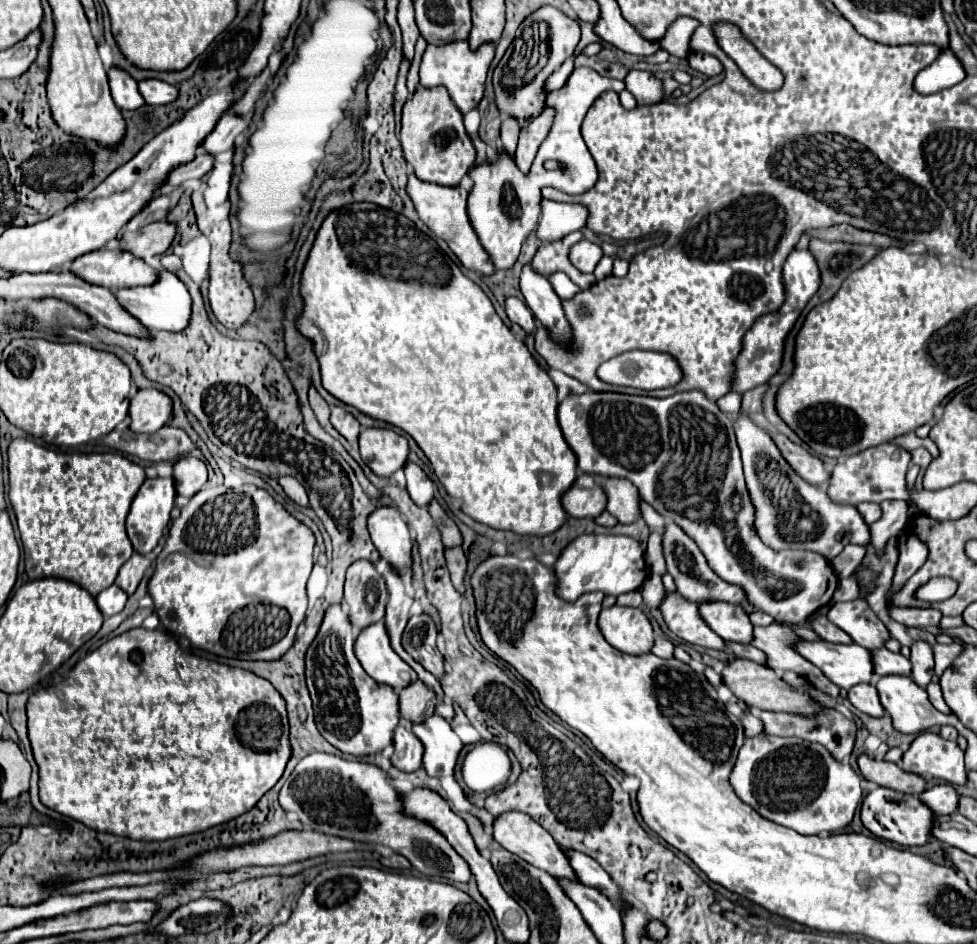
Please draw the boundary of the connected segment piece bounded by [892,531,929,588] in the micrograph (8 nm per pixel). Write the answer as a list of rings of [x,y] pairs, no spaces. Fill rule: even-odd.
[[[904,532],[900,538],[899,560],[897,564],[897,575],[894,578],[892,588],[900,588],[902,584],[911,578],[919,570],[928,558],[928,548],[915,535]]]

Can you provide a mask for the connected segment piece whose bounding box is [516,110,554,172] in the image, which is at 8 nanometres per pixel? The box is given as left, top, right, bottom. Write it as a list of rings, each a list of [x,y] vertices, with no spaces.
[[[546,110],[534,118],[526,128],[520,130],[518,148],[516,148],[516,166],[522,172],[528,172],[532,166],[532,160],[536,156],[536,150],[540,148],[542,140],[550,132],[550,124],[554,120],[554,114],[546,114]]]

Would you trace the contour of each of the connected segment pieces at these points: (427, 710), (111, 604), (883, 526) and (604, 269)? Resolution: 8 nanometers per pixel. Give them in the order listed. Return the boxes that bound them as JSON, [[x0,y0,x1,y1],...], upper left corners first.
[[398,680,436,724],[96,584,128,616],[870,500,906,558],[594,256,612,280]]

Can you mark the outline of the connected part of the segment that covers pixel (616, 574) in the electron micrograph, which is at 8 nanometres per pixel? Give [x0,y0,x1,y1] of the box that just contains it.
[554,534,648,600]

